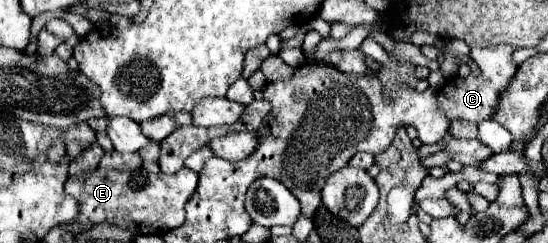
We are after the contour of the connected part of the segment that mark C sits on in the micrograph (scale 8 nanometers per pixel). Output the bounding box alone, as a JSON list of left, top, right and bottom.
[437,45,519,123]

